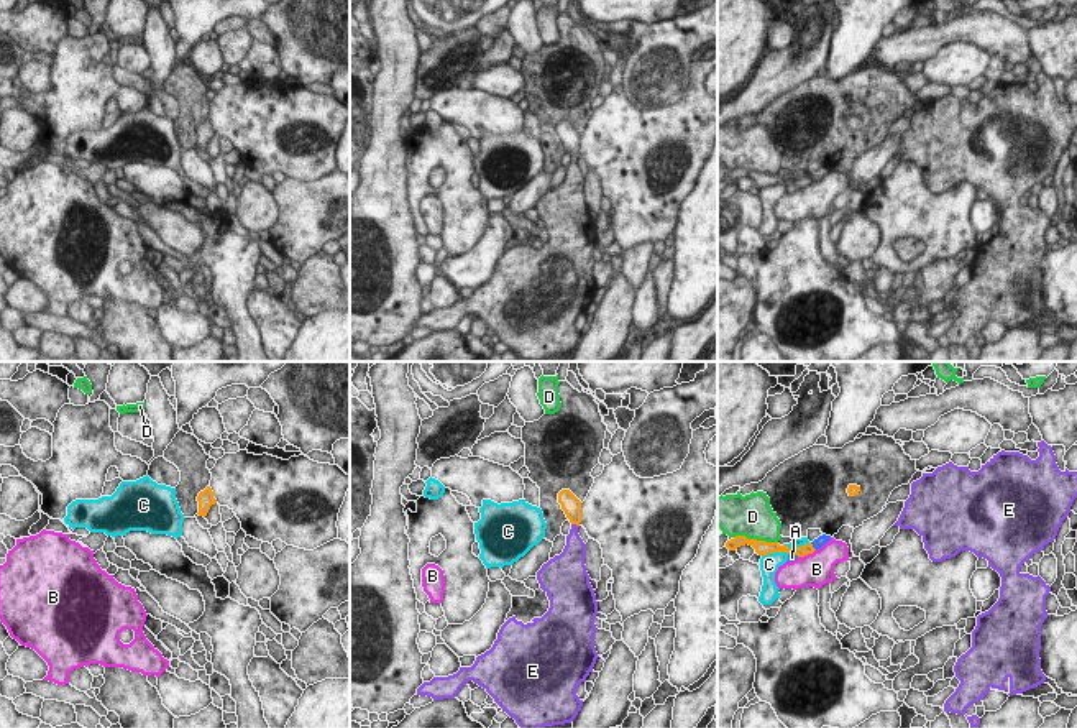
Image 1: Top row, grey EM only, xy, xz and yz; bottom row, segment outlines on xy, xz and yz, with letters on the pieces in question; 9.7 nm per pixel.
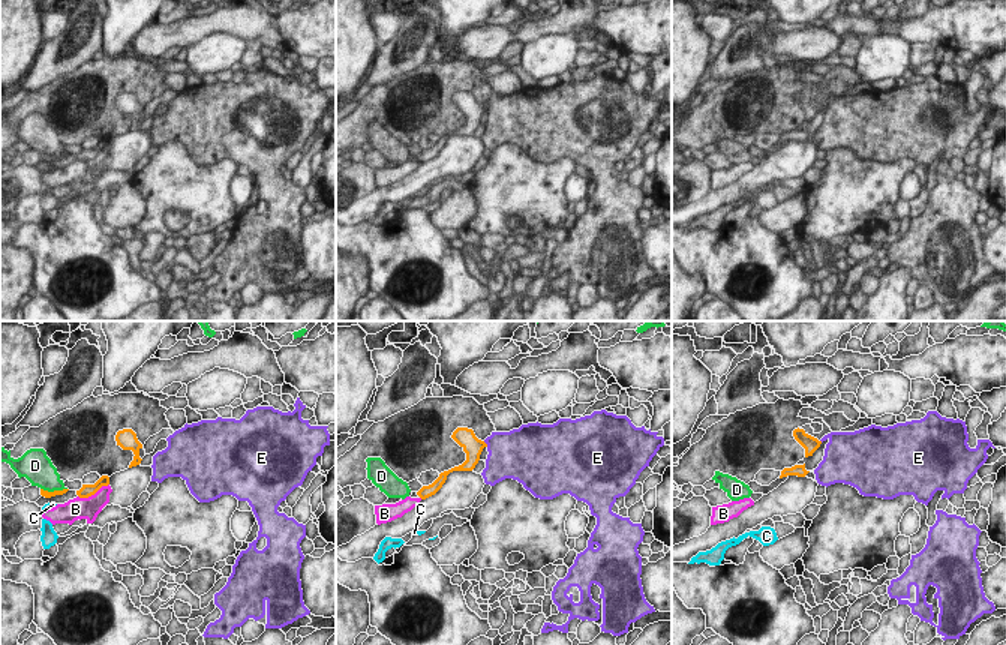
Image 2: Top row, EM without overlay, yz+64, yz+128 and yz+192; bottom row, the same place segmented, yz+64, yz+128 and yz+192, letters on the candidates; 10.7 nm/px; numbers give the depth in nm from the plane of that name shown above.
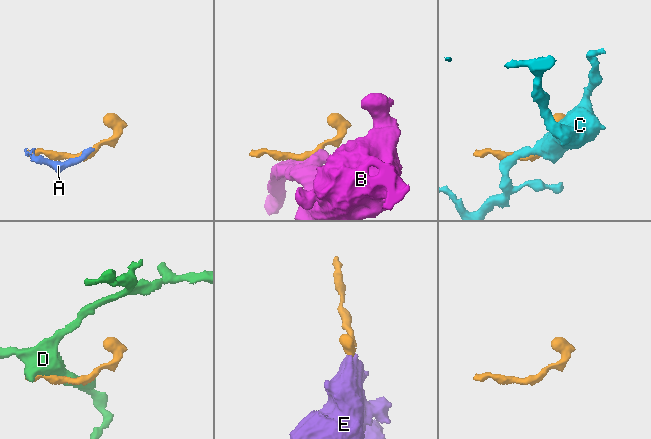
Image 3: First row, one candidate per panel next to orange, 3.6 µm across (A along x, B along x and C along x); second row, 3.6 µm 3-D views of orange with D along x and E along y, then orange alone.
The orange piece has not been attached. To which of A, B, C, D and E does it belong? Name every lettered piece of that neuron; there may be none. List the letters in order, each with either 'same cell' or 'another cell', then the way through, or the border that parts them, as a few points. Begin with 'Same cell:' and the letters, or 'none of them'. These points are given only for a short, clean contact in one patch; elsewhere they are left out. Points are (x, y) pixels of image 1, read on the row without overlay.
Same cell: E
A: another cell; border yz (810, 175), (816, 181)
B: another cell; border yz (815, 181), (798, 189)
C: another cell; border yz (810, 175), (800, 179), (787, 179), (783, 176)
D: another cell
E: same cell; way xz (572, 138), (575, 155), (575, 179)

